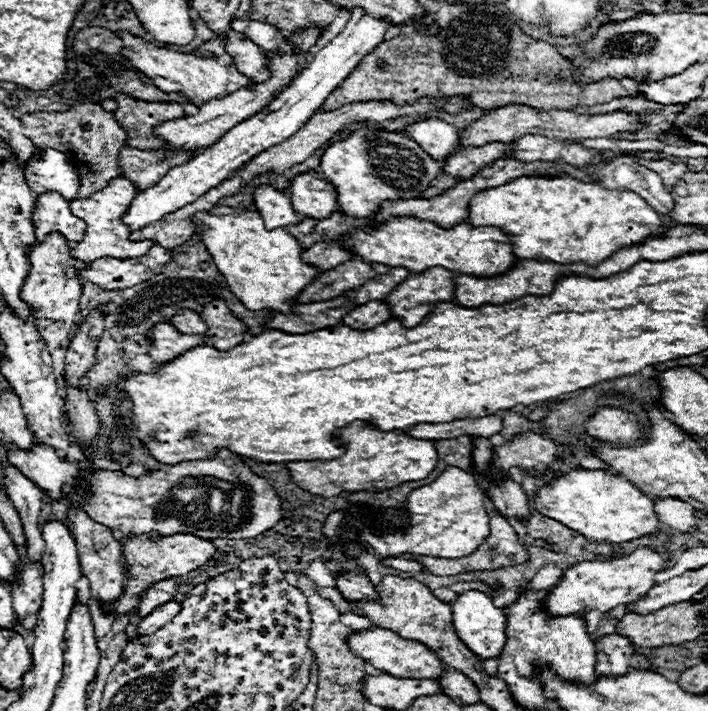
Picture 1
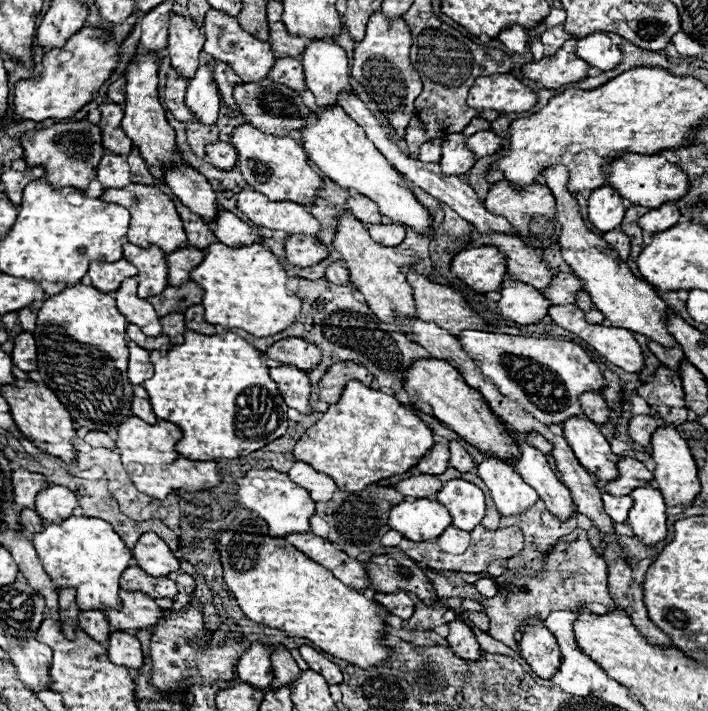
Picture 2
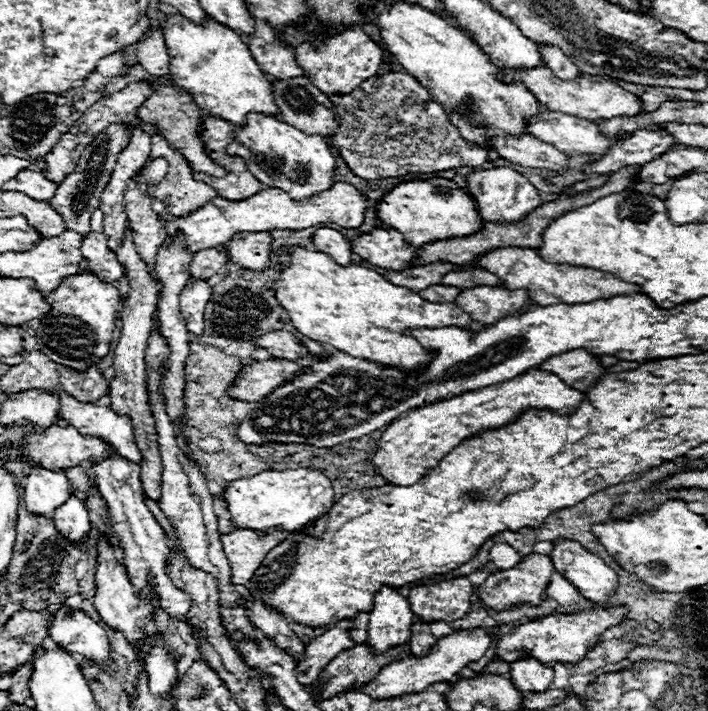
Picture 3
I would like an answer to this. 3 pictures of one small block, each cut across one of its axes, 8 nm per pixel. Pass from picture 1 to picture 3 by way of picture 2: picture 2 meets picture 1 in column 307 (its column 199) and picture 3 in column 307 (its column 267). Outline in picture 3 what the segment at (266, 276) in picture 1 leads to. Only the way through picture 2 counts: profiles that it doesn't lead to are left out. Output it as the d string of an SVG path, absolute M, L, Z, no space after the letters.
M298 244L282 246L276 250L276 254L290 258L288 264L280 264L282 272L274 282L276 300L290 314L290 320L298 332L322 344L330 344L336 350L354 354L358 358L368 358L372 362L412 370L412 366L430 362L430 356L414 338L402 334L406 328L472 326L470 316L454 302L426 302L416 292L394 286L378 272L364 266L340 266L330 256Z

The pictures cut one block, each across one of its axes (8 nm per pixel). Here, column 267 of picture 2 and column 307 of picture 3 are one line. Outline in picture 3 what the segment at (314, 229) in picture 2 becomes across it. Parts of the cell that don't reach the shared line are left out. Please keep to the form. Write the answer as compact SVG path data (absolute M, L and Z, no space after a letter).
M336 182L330 190L314 194L306 200L292 200L284 190L278 190L278 188L264 188L246 200L226 200L222 196L216 196L204 206L200 206L198 210L194 210L192 214L174 216L164 222L172 224L174 230L184 236L186 248L194 254L198 250L218 248L238 232L266 232L274 228L304 230L324 222L334 222L344 228L356 228L364 220L364 208L366 208L366 200L356 192L354 186L346 182Z

